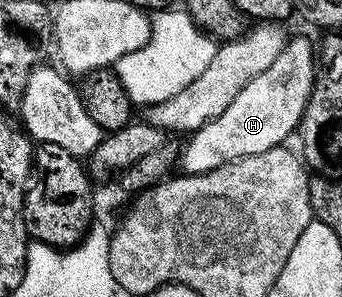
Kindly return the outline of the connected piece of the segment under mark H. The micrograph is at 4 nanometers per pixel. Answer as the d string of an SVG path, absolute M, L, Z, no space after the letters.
M305 36L290 37L285 48L269 68L245 84L236 99L216 120L195 130L179 154L179 166L186 174L204 174L245 155L260 155L282 145L303 118L315 82L317 58L315 44Z

